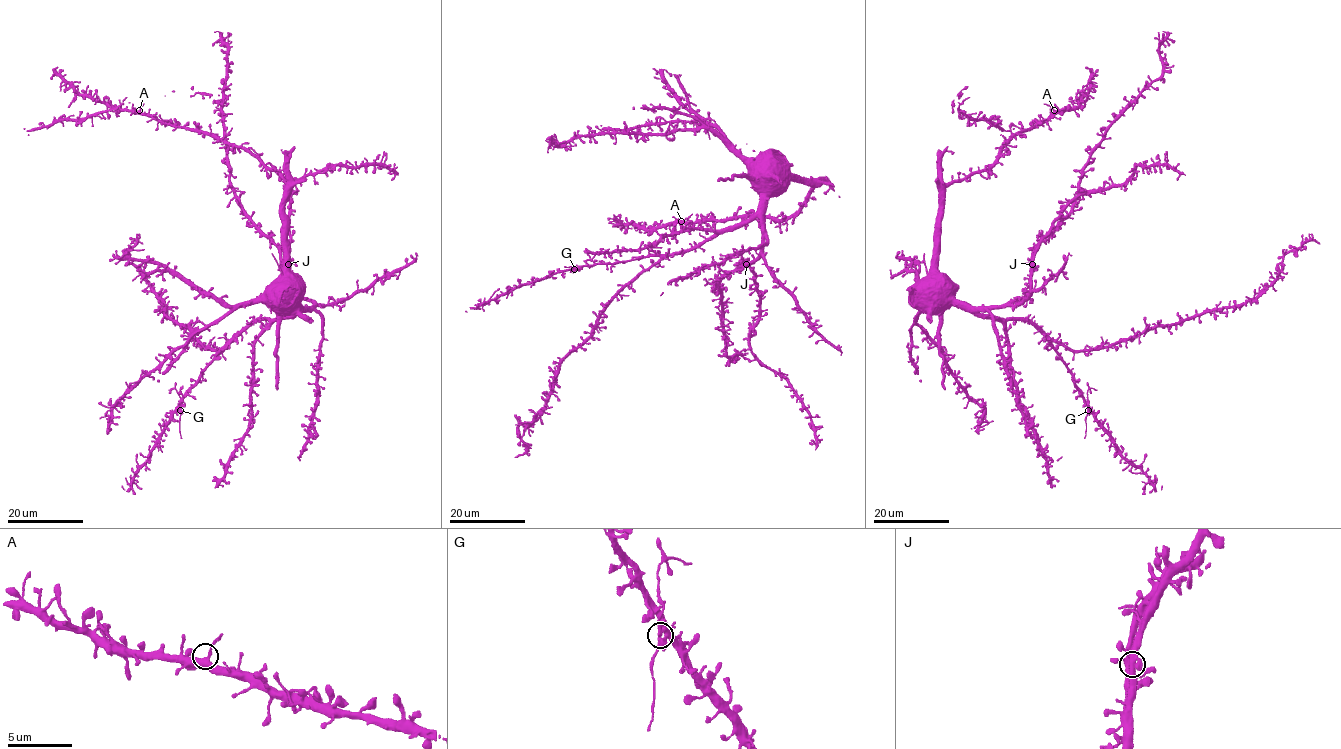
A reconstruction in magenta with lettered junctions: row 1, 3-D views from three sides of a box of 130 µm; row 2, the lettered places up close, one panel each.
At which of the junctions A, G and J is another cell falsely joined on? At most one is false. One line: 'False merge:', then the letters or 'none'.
False merge: G

